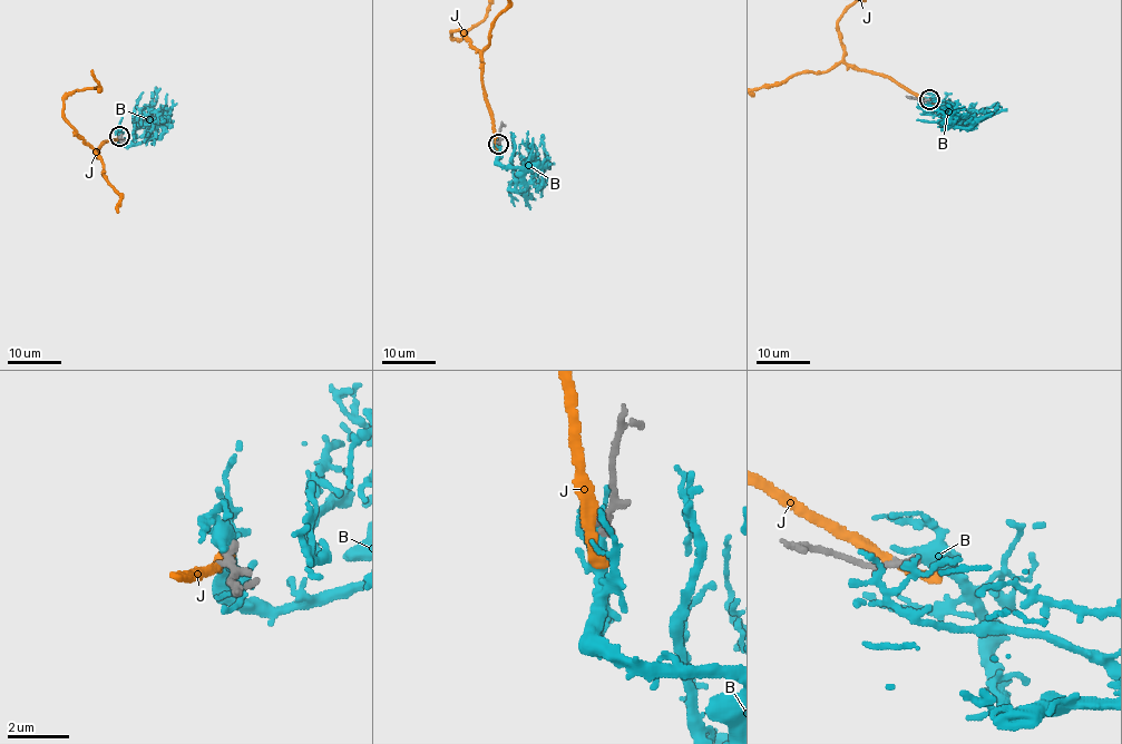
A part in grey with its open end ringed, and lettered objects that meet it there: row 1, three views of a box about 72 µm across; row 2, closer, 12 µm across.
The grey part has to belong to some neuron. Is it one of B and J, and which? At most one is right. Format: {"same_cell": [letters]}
{"same_cell": ["B"]}

